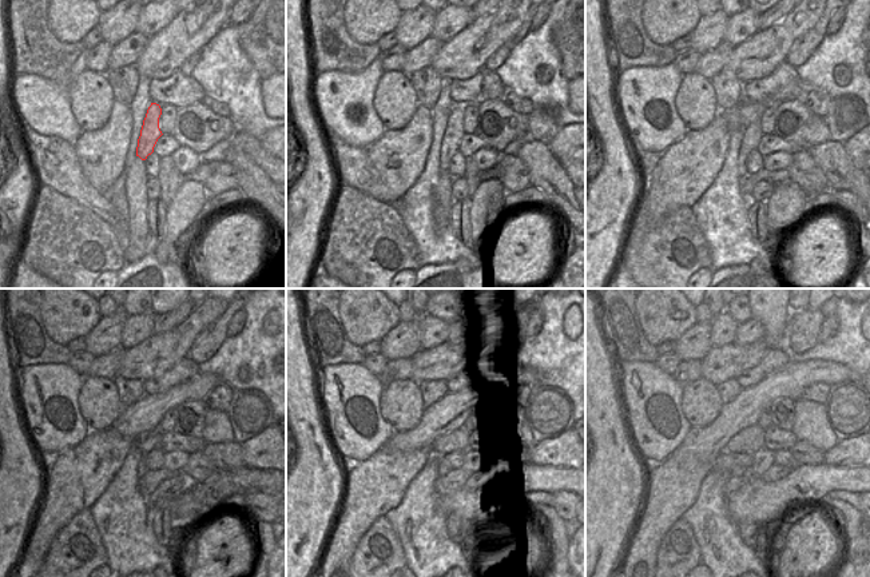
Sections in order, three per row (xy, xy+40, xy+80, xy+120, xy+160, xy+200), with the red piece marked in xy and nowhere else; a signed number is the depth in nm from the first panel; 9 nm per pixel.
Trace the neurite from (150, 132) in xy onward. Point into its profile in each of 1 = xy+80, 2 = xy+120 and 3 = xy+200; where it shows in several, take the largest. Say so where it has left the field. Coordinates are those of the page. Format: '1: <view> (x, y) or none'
1: xy+80 (753, 134)
2: xy+120 (142, 466)
3: xy+200 (741, 472)

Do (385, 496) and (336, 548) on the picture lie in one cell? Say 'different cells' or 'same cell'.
same cell

